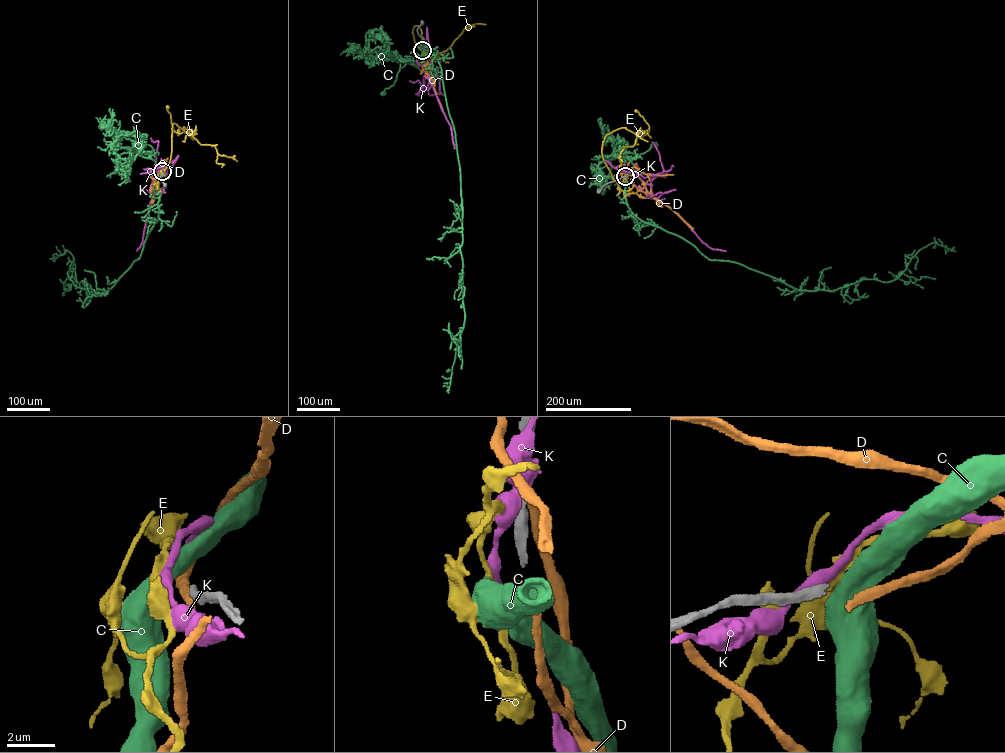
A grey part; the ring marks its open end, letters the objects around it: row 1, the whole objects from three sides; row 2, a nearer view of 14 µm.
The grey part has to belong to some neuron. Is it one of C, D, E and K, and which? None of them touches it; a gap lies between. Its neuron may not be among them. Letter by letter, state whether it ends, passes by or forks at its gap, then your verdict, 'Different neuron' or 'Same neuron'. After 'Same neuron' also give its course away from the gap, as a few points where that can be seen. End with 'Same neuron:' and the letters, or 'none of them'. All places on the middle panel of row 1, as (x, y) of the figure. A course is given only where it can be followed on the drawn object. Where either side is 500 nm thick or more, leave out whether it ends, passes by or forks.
C: Different neuron
D: It ends there. Different neuron
E: It passes by. Different neuron
K: It passes by. Different neuron
Same neuron: none of them

